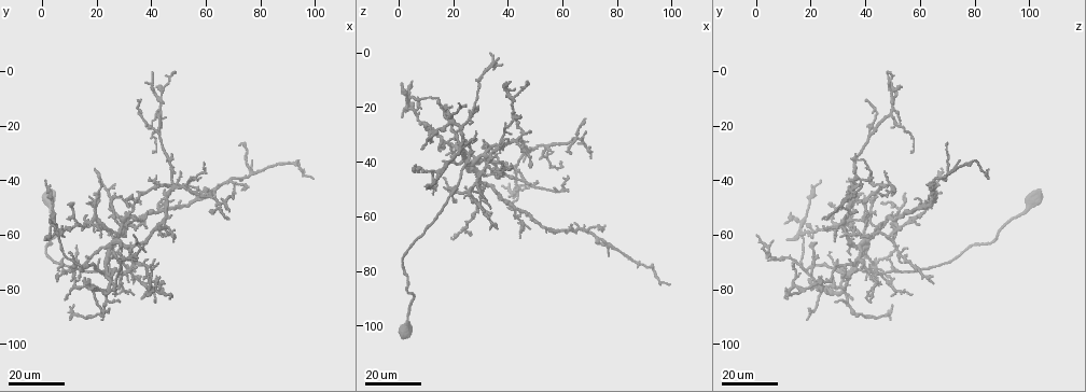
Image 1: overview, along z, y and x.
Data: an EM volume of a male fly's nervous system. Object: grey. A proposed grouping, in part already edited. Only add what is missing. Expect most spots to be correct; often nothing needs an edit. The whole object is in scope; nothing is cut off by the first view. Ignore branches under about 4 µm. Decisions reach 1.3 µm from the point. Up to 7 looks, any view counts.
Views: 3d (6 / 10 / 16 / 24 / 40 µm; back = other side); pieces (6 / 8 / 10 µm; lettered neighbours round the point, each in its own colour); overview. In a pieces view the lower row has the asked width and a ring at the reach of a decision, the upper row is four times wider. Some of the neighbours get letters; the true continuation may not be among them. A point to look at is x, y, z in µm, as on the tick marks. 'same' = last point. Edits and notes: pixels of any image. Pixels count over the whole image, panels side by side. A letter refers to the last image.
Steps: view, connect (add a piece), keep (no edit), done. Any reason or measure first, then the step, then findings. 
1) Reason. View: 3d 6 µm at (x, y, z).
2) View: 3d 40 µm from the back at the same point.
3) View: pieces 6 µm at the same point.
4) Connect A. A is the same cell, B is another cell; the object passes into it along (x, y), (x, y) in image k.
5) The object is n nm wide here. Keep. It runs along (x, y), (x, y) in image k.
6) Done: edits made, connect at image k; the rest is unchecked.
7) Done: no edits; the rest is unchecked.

Branch stops here. View: 3d 16 µm at (39, 57, 46).

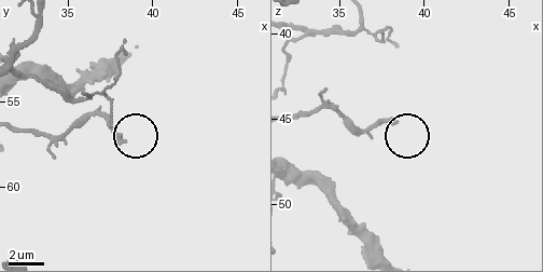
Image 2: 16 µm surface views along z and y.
View: pieces 6 µm at (38.2, 57.5, 45.2).

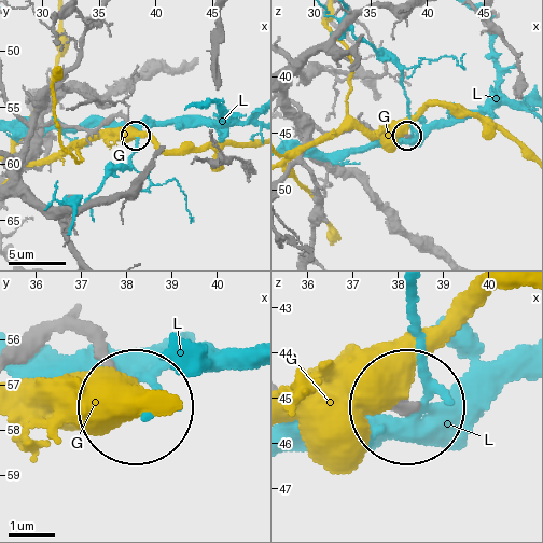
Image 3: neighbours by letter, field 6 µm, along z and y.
Keep. G and L are other cells; none of them fits.

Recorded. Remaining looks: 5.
Stops while still wide. View: 3d 24 µm at (40, 40, 40).

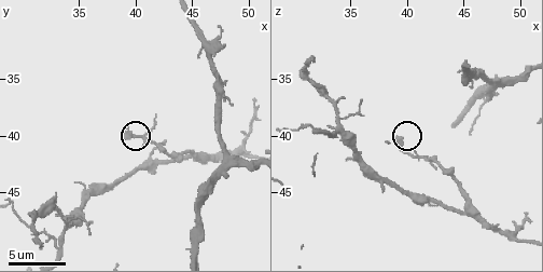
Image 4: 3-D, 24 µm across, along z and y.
See the neighbours. View: pieces 10 µm at (39.4, 40.2, 40.4).

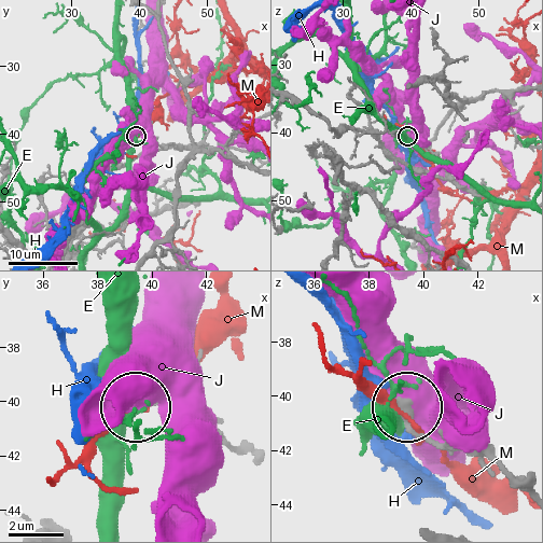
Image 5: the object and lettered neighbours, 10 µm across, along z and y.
Keep. E, H, J and M are other cells; no lettered piece goes on from it.

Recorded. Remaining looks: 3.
Free end. View: pieces 10 µm at (31.6, 50.0, 33.2).

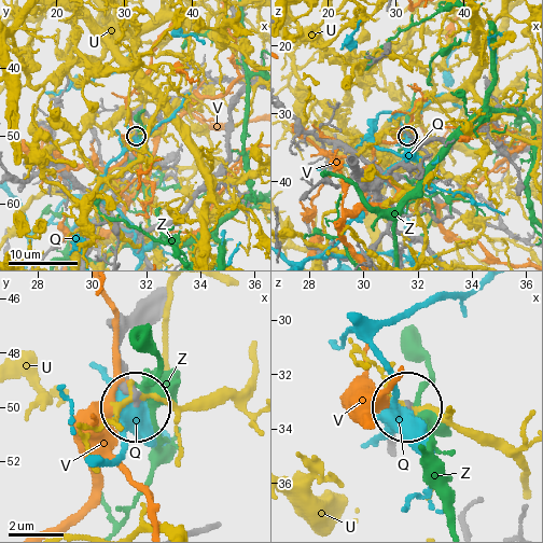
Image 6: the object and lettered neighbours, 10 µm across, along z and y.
Keep. Q, U, V and Z are other cells; no lettered piece goes on from it.

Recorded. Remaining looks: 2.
Branch stops here. View: 3d 16 µm at (41, 80, 10).

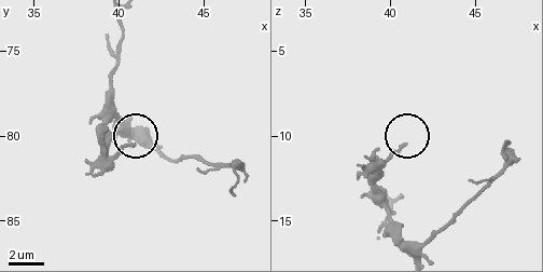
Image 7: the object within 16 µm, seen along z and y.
View: pieces 6 µm at (40.9, 80.5, 10.5).

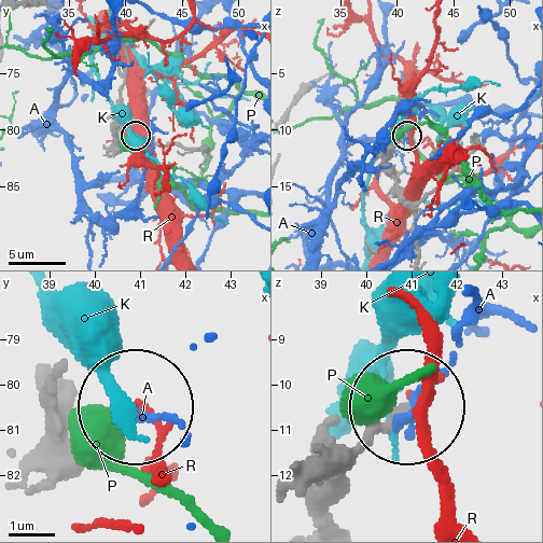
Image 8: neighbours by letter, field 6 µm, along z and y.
The object is 180 nm wide here. Keep. A, K, P and R are other cells; it runs along (336, 523), (336, 479), (405, 411) in image 8; no lettered piece goes on from it.

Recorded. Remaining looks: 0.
Done: no edits; the rest is unchecked.

